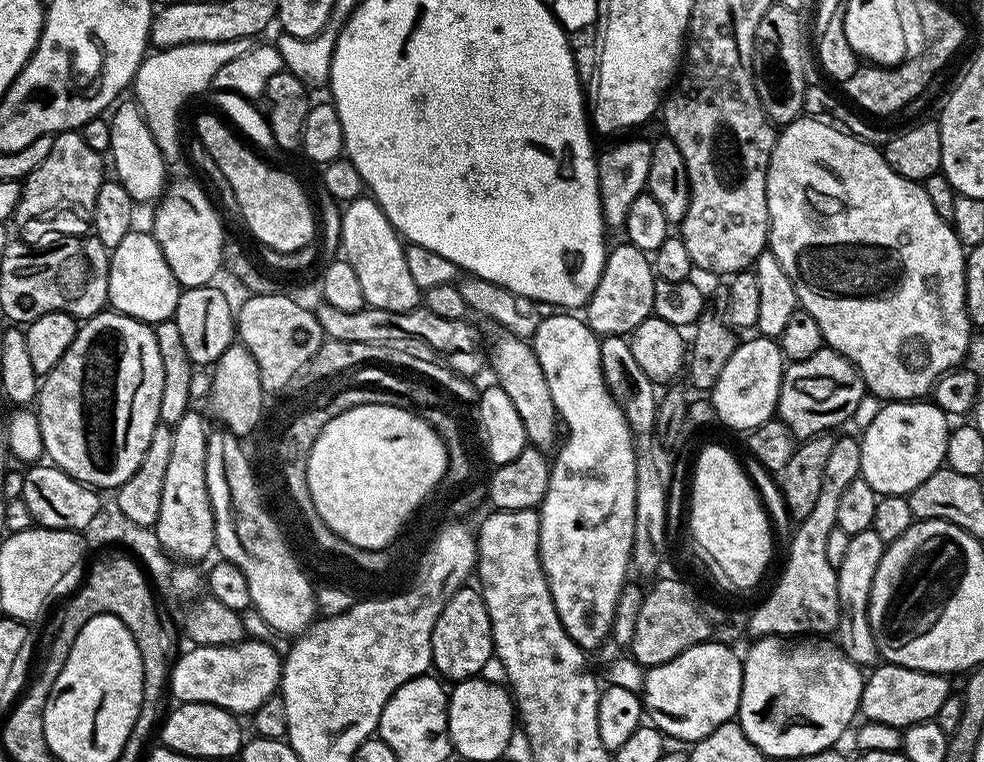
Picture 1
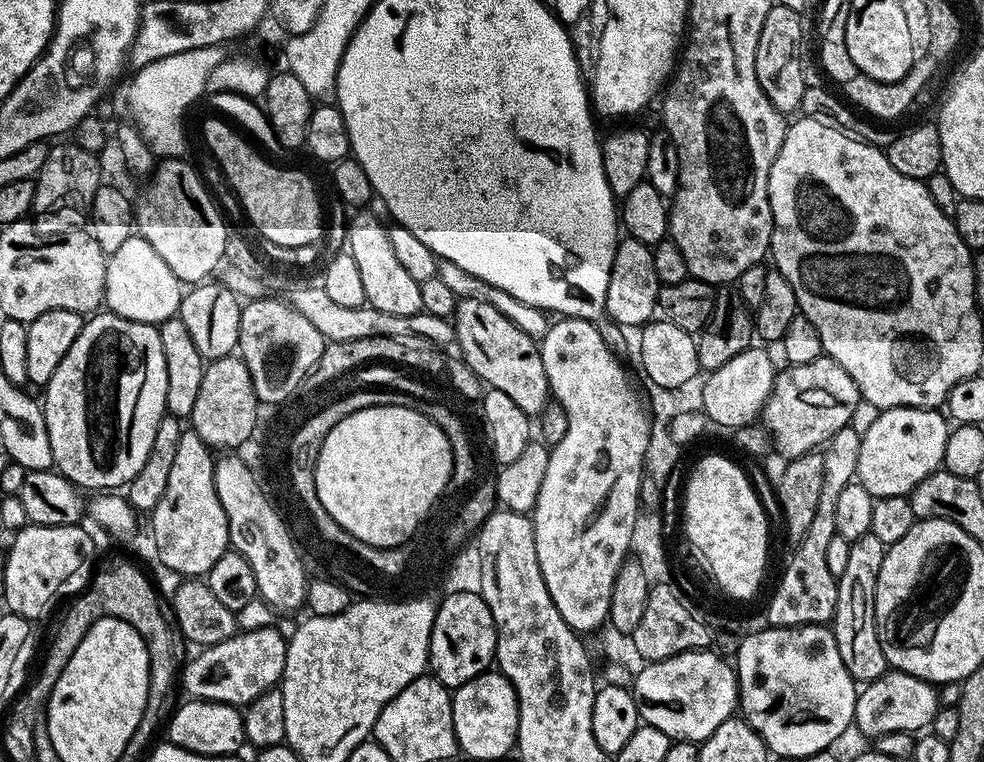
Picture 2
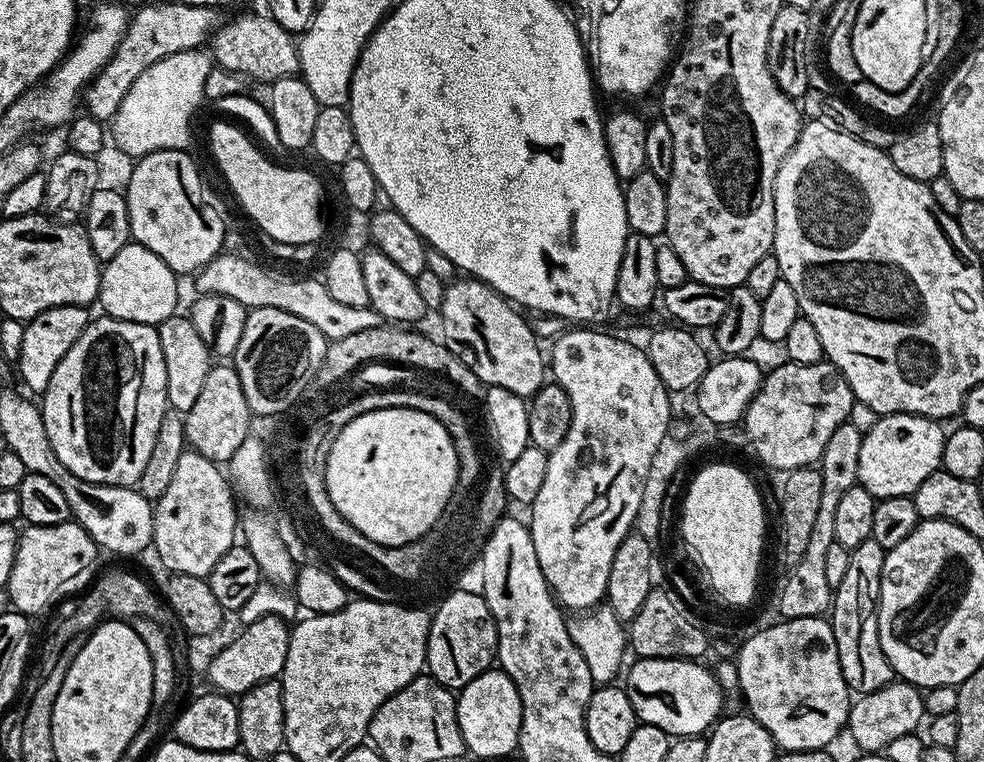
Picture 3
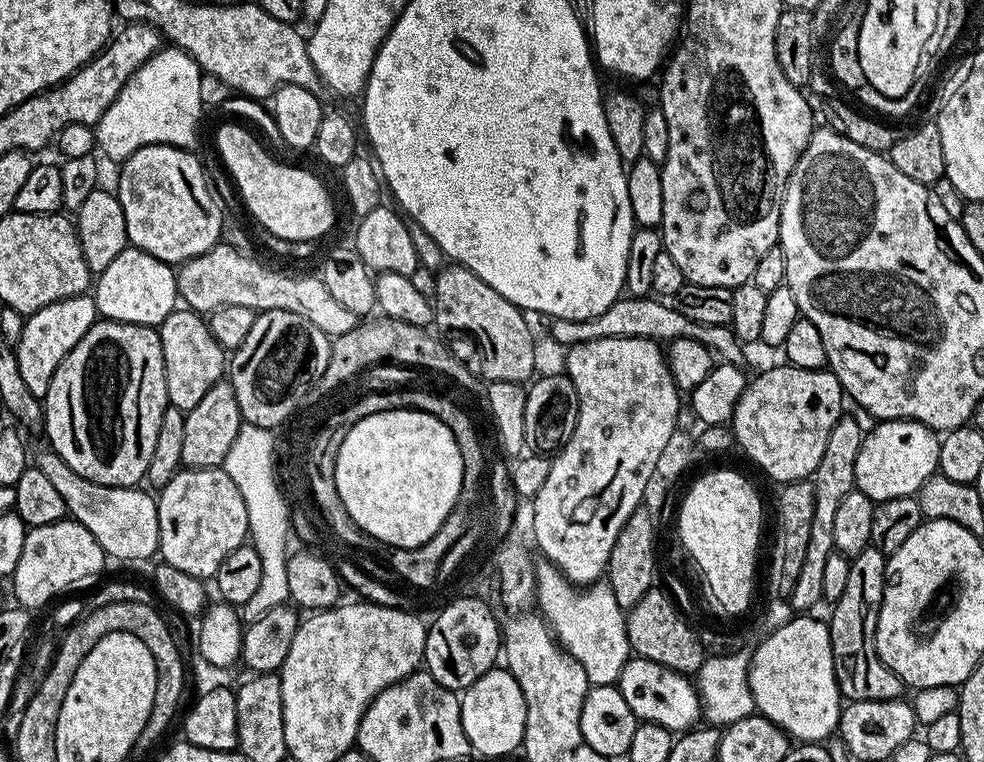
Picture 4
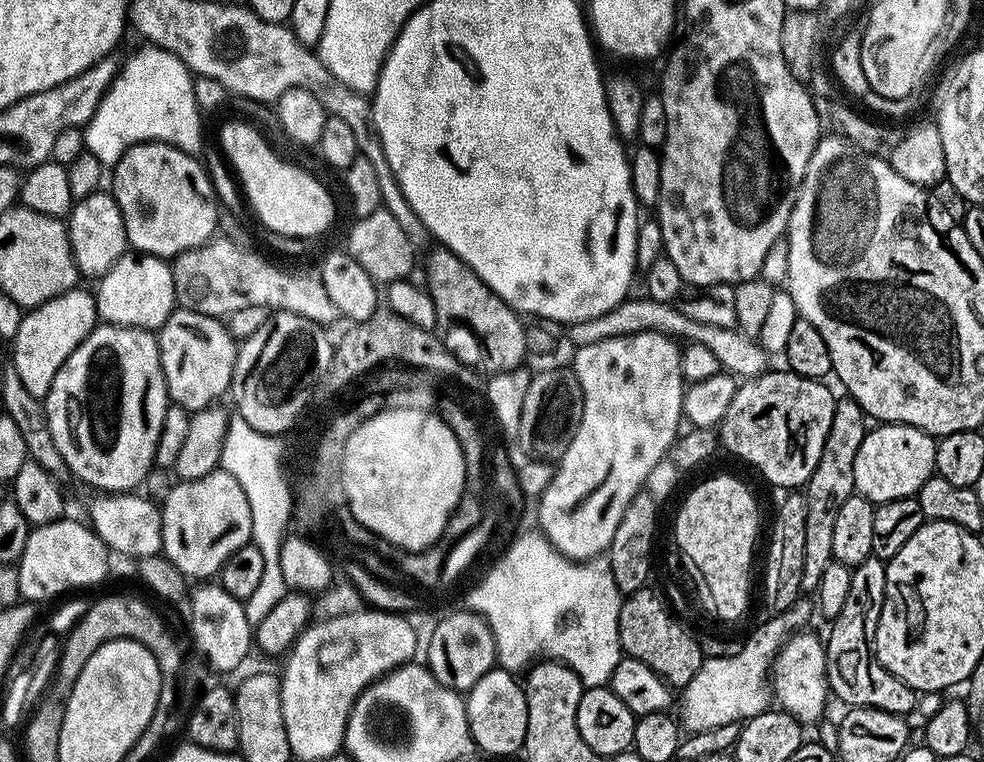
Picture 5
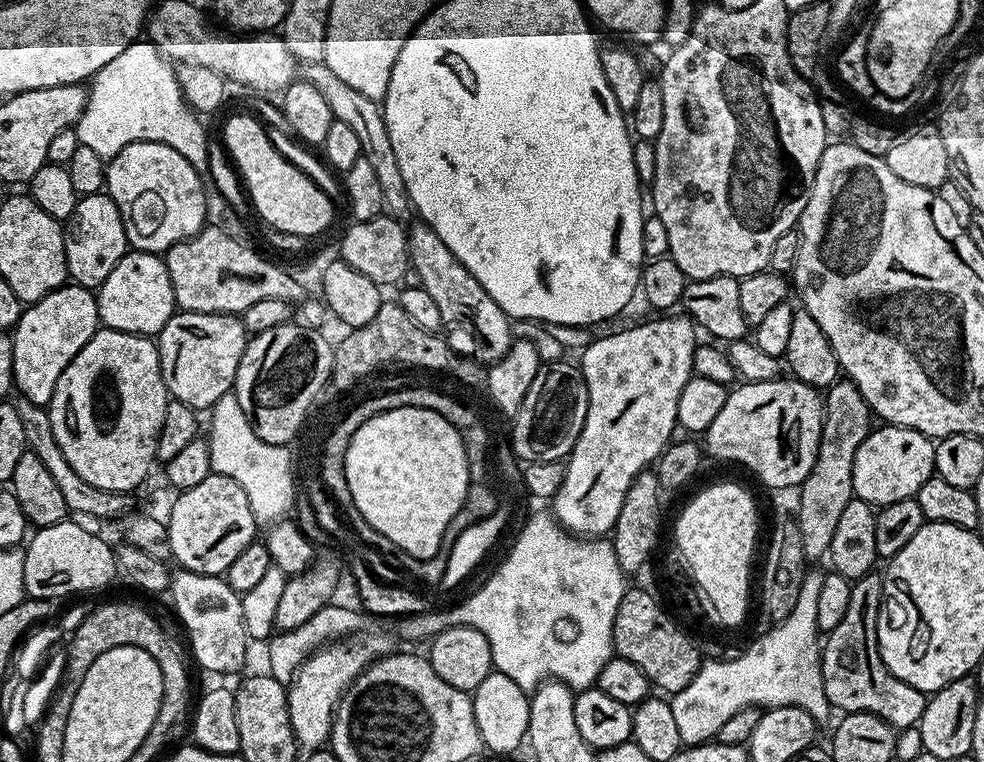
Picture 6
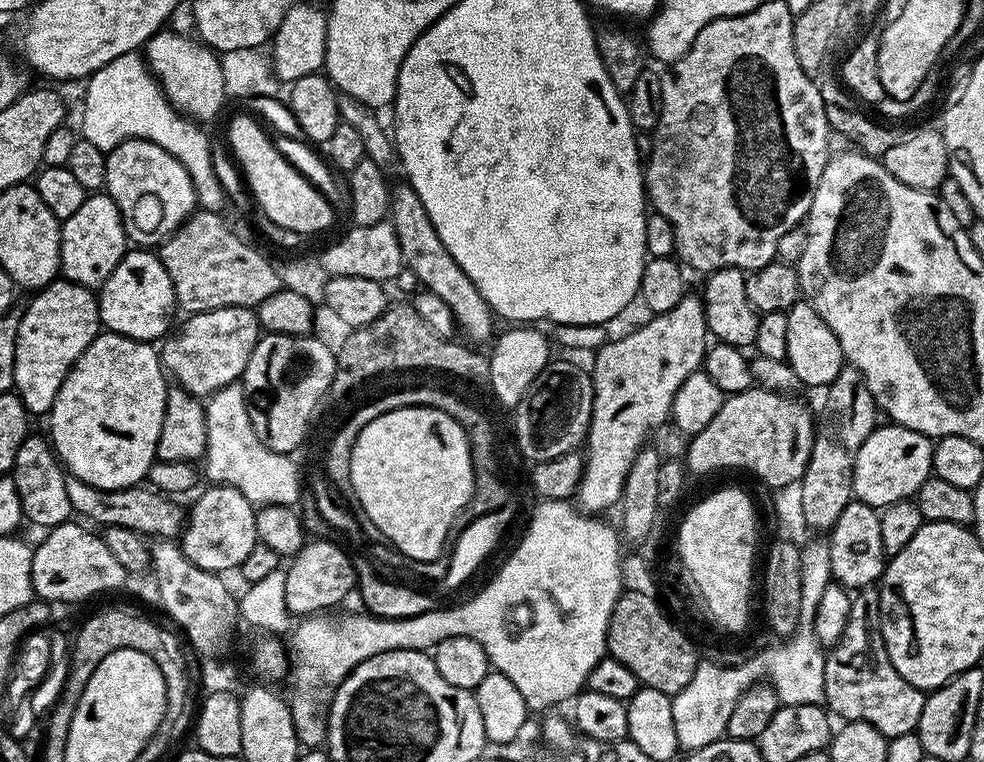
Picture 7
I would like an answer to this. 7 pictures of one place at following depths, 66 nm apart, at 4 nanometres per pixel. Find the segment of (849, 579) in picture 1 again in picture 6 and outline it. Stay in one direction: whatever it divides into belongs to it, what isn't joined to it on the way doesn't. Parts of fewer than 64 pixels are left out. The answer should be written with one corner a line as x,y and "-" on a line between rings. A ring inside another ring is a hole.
869,574
853,583
850,590
850,606
846,606
846,614
842,614
842,622
827,633
820,654
820,669
824,679
824,693
833,709
841,708
841,713
869,712
885,720
888,725
897,730
903,728
915,729
920,723
924,707
928,705
928,696
910,686
905,680
899,680
895,674
882,662
882,654
876,637
880,604
884,601
884,581
879,575

